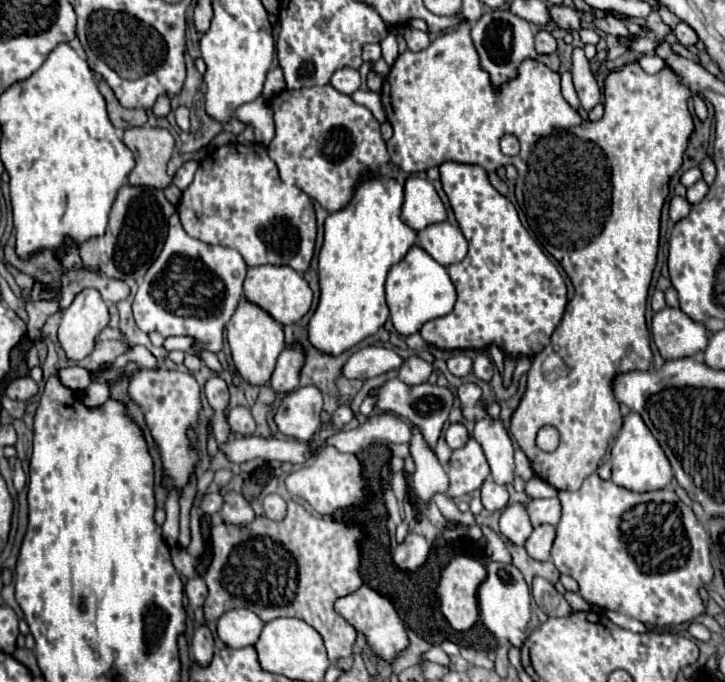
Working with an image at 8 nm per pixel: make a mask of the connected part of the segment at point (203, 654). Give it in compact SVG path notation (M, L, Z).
M198 627L194 631L192 655L198 665L210 665L210 657L214 657L214 639L208 627Z

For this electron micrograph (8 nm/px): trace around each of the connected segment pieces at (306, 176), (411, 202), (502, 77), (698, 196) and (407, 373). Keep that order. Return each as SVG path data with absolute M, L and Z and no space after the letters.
M332 85L298 89L298 91L286 89L278 93L278 97L272 97L268 105L274 113L274 127L276 127L276 135L268 145L268 155L278 165L280 179L286 185L302 189L330 213L342 209L352 199L354 185L362 175L378 173L380 167L390 161L386 143L380 135L380 123L374 119L374 115L366 107L354 103L348 95L338 93Z
M408 177L404 183L402 221L416 233L428 225L446 221L446 209L434 185L422 177Z
M484 9L482 17L472 25L472 39L474 39L478 53L482 55L482 59L480 59L482 67L490 73L490 79L496 85L512 79L516 75L518 65L524 59L536 57L534 35L532 35L530 23L512 15L506 9Z
M698 181L696 185L692 185L692 187L688 189L688 203L694 205L694 203L702 201L702 197L706 195L706 191L708 191L708 185L706 185L704 181Z
M412 355L412 357L408 357L408 359L402 363L398 379L404 381L406 385L420 385L420 383L424 383L424 381L430 377L432 371L434 371L434 365L432 365L432 363L424 361L424 359L418 357L418 355Z

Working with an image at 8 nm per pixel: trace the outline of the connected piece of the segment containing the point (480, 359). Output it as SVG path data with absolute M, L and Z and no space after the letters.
M479 353L474 359L474 365L472 365L472 373L482 379L482 381L490 381L492 379L492 373L494 373L494 365L490 361L490 357L486 357L485 353Z

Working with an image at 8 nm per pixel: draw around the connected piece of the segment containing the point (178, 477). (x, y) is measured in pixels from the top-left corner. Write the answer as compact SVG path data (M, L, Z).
M160 367L158 371L152 369L138 369L130 379L130 397L144 409L146 423L152 431L152 437L160 449L164 471L172 485L178 489L188 481L194 465L200 461L198 453L192 451L190 441L186 437L188 427L196 427L198 411L200 411L200 387L190 373L170 371Z

